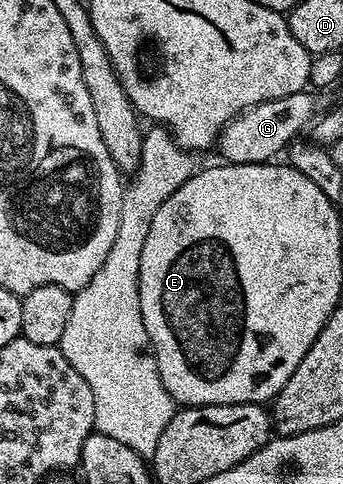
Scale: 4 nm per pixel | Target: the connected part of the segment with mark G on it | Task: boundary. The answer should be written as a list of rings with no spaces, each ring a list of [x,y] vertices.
[[[310,90],[289,93],[289,97],[277,97],[242,111],[236,119],[230,119],[217,140],[217,152],[223,163],[269,163],[282,156],[296,139],[310,128],[316,118],[315,99]]]

